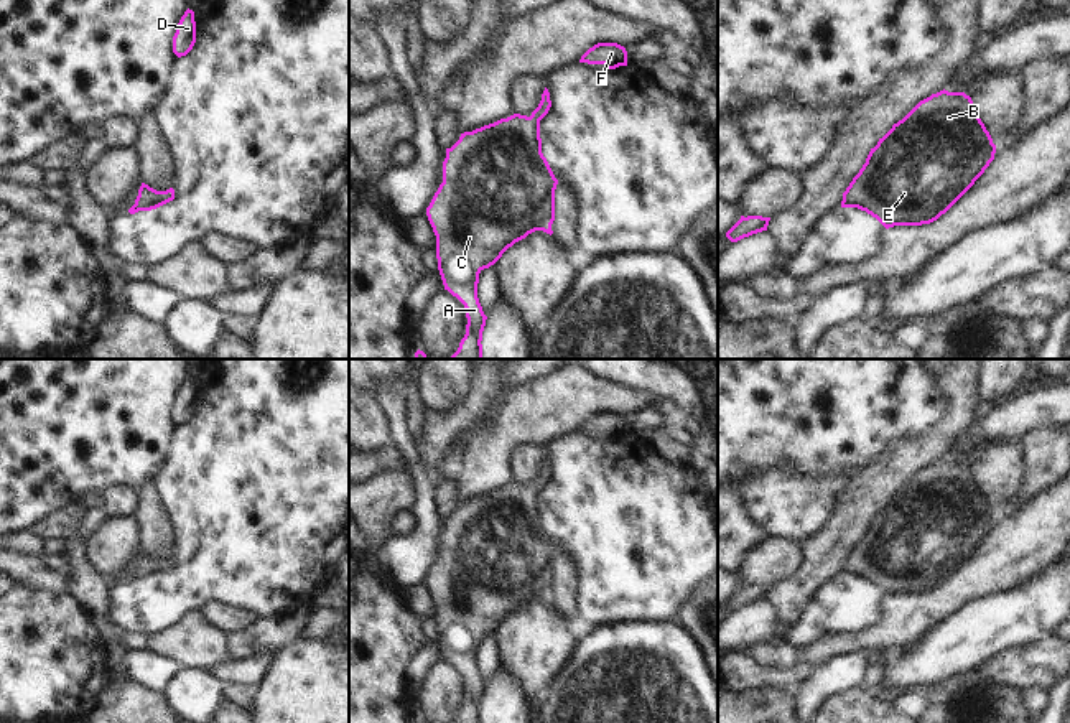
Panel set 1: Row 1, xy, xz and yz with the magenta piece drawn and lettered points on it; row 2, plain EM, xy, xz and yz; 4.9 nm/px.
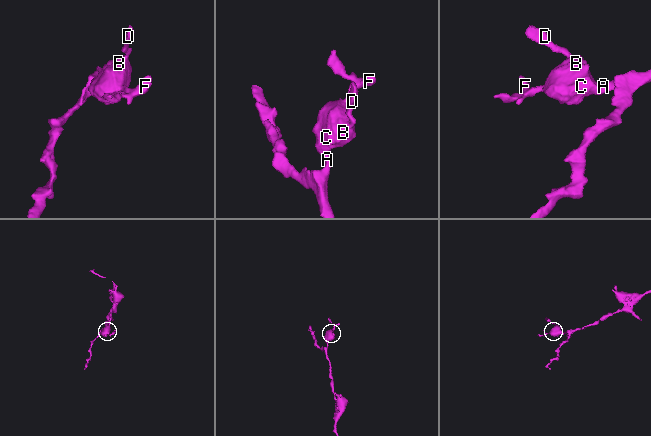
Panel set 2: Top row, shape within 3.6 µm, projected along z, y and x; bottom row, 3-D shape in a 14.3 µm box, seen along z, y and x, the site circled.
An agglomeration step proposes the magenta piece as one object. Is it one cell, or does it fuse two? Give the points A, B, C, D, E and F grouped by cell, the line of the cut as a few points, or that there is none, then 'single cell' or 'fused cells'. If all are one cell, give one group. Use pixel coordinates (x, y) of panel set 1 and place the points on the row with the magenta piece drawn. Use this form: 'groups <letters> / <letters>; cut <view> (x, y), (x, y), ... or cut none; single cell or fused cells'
groups A B C D E F; cut none; single cell

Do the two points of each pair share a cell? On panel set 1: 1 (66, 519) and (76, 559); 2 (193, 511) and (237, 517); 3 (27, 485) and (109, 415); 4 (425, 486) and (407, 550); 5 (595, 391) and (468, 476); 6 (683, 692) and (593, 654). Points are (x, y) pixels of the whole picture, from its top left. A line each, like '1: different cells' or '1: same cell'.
1: same cell
2: same cell
3: same cell
4: same cell
5: same cell
6: same cell

